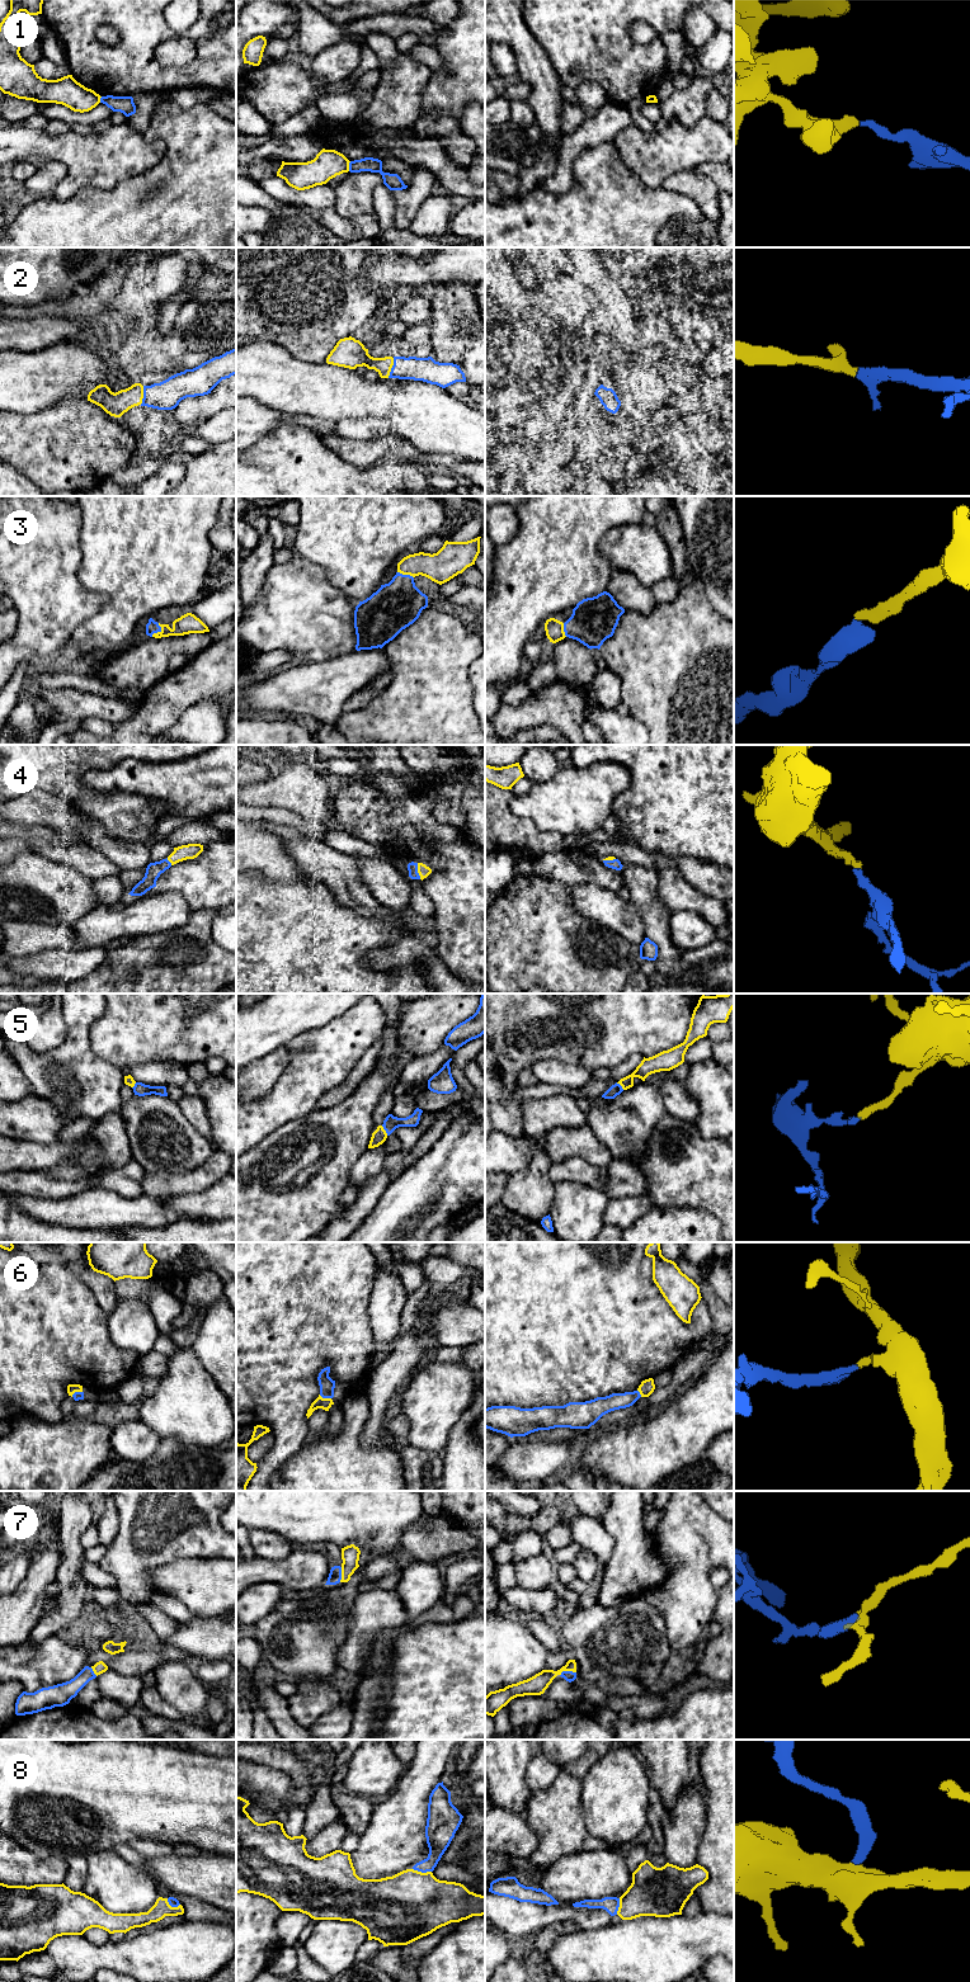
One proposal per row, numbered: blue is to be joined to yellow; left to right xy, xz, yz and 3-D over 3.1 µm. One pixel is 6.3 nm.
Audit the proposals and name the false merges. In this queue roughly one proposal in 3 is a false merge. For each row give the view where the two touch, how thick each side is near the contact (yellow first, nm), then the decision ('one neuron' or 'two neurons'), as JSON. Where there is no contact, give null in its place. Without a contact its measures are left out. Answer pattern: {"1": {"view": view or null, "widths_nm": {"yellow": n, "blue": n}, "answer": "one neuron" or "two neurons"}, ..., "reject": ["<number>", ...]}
{"1": {"view": "xz", "widths_nm": {"yellow": 180, "blue": 100}, "answer": "two neurons"}, "2": {"view": "xz", "widths_nm": {"yellow": 160, "blue": 160}, "answer": "one neuron"}, "3": {"view": "xy", "widths_nm": {"yellow": 130, "blue": 80}, "answer": "one neuron"}, "4": {"view": "xz", "widths_nm": {"yellow": 70, "blue": 60}, "answer": "one neuron"}, "5": {"view": "xz", "widths_nm": {"yellow": 90, "blue": 90}, "answer": "two neurons"}, "6": {"view": "xz", "widths_nm": {"yellow": 80, "blue": 100}, "answer": "one neuron"}, "7": {"view": "yz", "widths_nm": {"yellow": 130, "blue": 70}, "answer": "one neuron"}, "8": {"view": "xz", "widths_nm": {"yellow": 440, "blue": 160}, "answer": "one neuron"}, "reject": ["1", "5"]}

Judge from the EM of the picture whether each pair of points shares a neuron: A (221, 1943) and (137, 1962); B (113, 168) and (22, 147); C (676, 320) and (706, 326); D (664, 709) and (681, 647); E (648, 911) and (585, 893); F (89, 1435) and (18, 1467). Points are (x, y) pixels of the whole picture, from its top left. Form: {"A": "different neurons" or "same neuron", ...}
{"A": "same neuron", "B": "same neuron", "C": "same neuron", "D": "same neuron", "E": "different neurons", "F": "same neuron"}

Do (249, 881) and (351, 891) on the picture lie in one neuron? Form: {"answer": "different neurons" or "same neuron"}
{"answer": "different neurons"}

